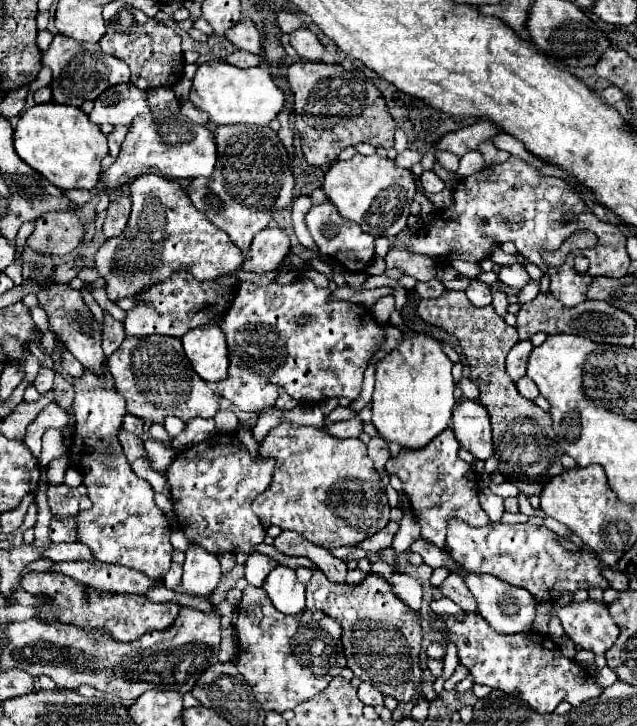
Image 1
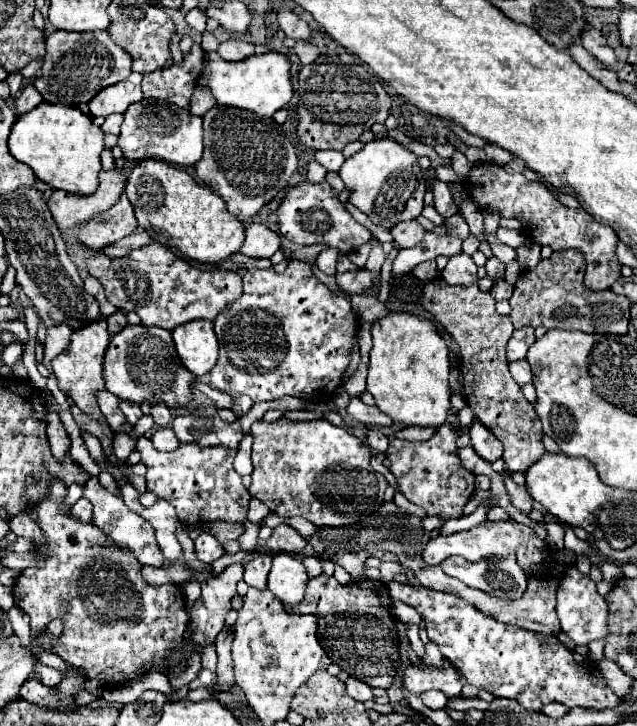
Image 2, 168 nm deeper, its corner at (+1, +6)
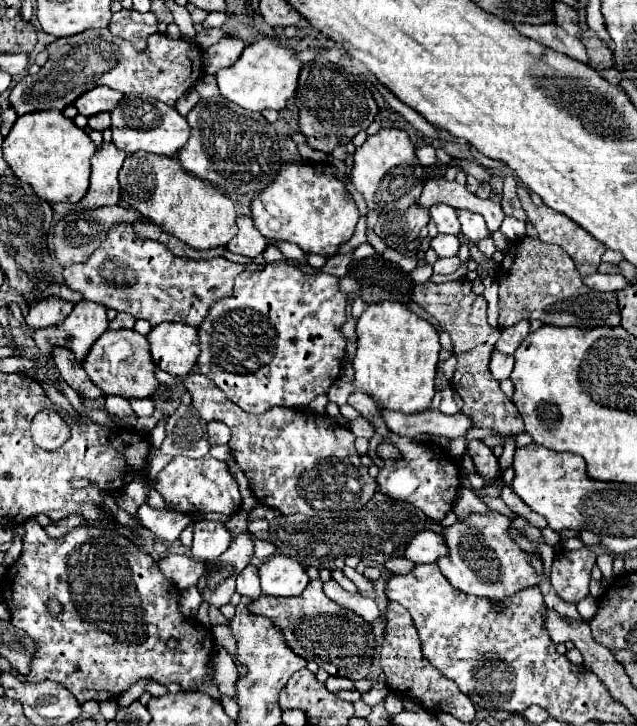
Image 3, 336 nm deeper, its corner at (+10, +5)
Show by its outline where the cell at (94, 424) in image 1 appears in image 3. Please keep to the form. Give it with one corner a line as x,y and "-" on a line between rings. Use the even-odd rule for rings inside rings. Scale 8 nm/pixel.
78,301
72,313
56,323
56,327
48,327
44,331
32,331
32,339
40,353
46,357
48,365
52,365
50,351
56,345
70,349
76,359
82,363
88,355
92,343
108,329
106,307
102,303
92,301

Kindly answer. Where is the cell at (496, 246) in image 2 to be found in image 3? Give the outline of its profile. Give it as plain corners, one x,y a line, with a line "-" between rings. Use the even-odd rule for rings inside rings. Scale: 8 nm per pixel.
458,209
458,219
462,223
462,233
464,237
468,237
470,241
478,243
480,239
488,237
488,229
486,229
486,221
482,215
478,213
472,213
472,211
466,211
466,209

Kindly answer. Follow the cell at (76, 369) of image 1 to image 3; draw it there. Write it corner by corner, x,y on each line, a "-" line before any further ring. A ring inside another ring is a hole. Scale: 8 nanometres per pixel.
58,295
42,299
40,303
32,303
32,307
28,309
26,323
32,329
44,329
44,327
56,325
58,321
62,321
62,319
68,317
68,313
72,311
72,307
74,307
74,301
62,299

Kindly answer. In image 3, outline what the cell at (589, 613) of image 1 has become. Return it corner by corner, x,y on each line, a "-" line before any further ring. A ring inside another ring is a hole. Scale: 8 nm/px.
582,547
578,551
558,551
550,571
550,583
556,593
568,603
582,601
588,595
590,571
594,563
596,555
588,547

